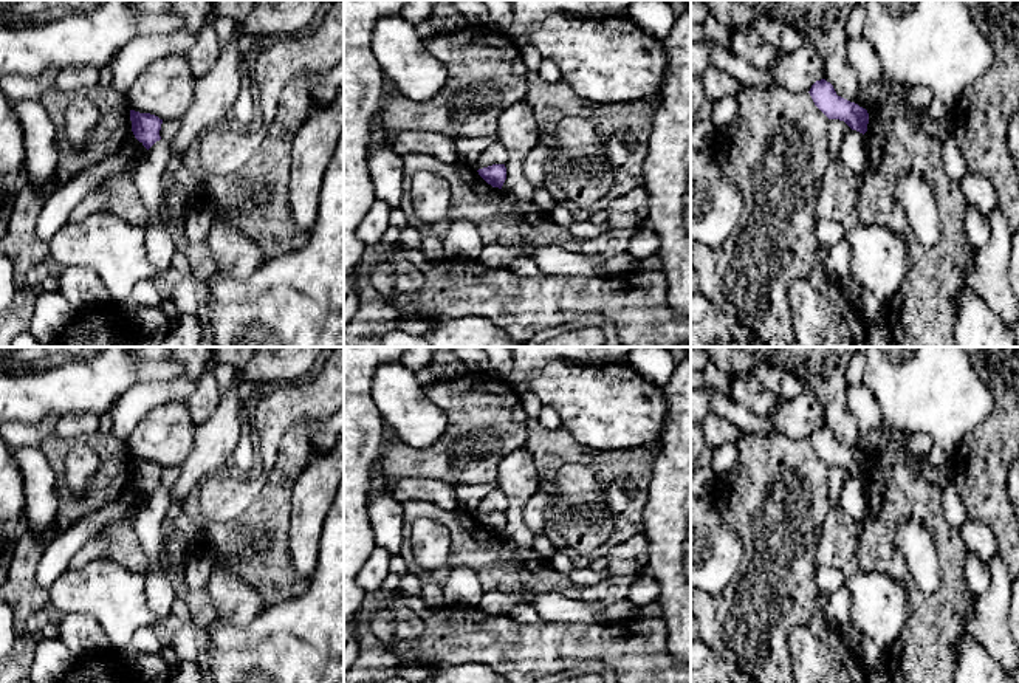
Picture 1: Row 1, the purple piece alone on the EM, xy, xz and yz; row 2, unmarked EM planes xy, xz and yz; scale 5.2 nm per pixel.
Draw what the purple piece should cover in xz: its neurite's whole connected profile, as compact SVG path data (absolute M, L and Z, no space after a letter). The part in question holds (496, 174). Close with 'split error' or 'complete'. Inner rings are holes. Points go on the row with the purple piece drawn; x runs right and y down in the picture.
M492 164L477 170L479 175L492 187L502 189L506 180L506 167L505 164Z; complete

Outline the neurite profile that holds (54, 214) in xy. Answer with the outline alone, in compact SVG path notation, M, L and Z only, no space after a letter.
M136 139L132 149L122 149L104 163L87 167L67 180L59 192L45 201L37 218L37 237L50 243L79 203L98 190L107 178L136 167L146 152L142 142Z

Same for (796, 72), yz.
M810 42L793 53L781 54L765 71L777 87L791 93L808 93L811 85L825 74L822 59Z

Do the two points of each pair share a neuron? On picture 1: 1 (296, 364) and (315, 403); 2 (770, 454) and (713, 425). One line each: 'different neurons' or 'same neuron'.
1: different neurons
2: different neurons

